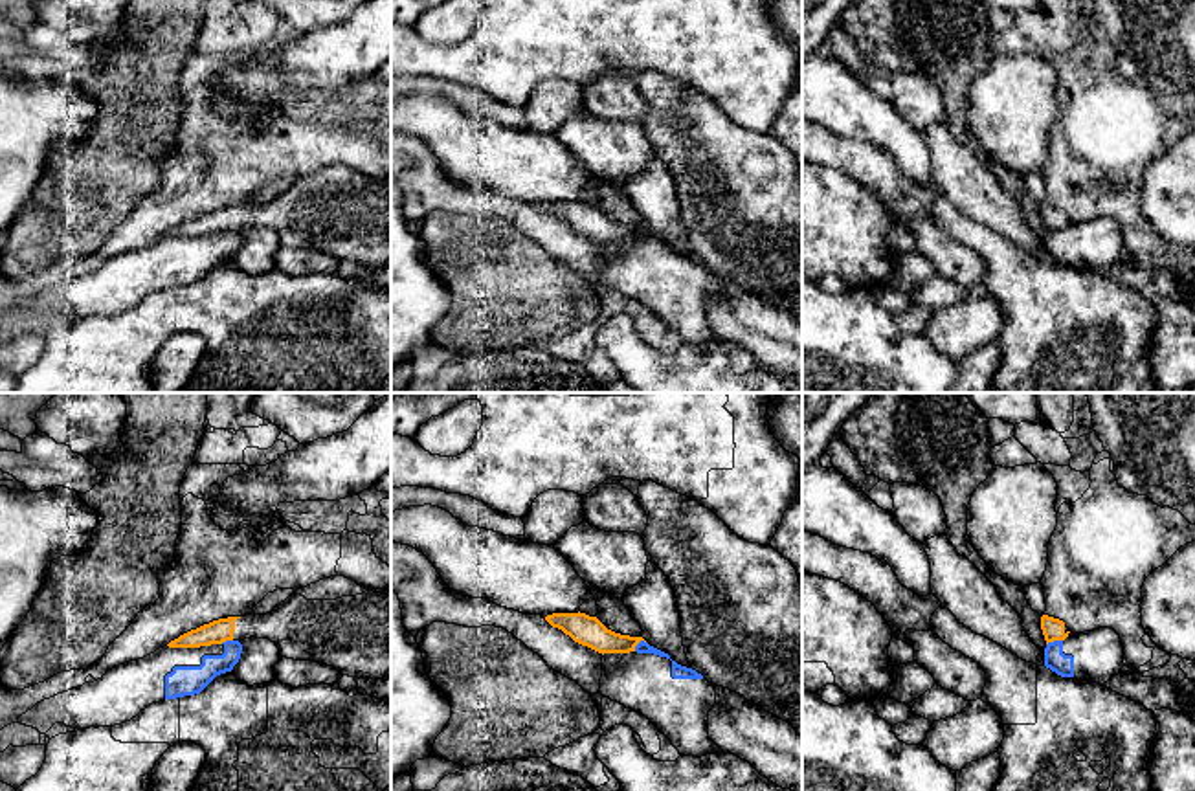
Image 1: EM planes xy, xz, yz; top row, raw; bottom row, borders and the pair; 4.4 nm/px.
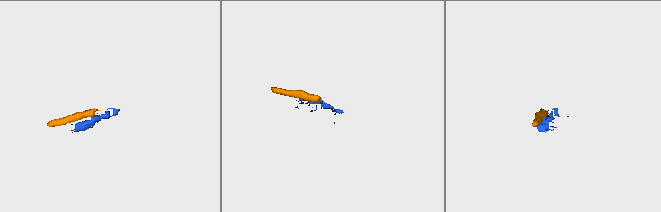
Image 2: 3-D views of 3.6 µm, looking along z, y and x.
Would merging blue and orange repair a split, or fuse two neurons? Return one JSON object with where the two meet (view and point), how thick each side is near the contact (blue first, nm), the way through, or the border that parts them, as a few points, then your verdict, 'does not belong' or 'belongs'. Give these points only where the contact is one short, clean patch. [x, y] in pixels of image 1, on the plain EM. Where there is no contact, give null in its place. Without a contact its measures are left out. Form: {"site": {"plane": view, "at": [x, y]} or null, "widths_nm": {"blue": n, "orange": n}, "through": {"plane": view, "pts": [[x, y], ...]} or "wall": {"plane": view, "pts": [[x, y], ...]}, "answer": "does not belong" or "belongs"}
{"site": {"plane": "yz", "at": [1054, 230]}, "widths_nm": {"blue": 100, "orange": 100}, "wall": {"plane": "yz", "pts": [[1061, 228], [1047, 233]]}, "answer": "does not belong"}

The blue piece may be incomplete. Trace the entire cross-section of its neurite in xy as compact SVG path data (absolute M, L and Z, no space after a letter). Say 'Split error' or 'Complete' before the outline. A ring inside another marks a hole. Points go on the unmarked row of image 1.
Split error. M239 229L200 237L163 235L108 259L94 272L37 292L17 312L40 323L55 312L79 319L121 314L152 292L200 283L217 264L231 261L240 242Z

